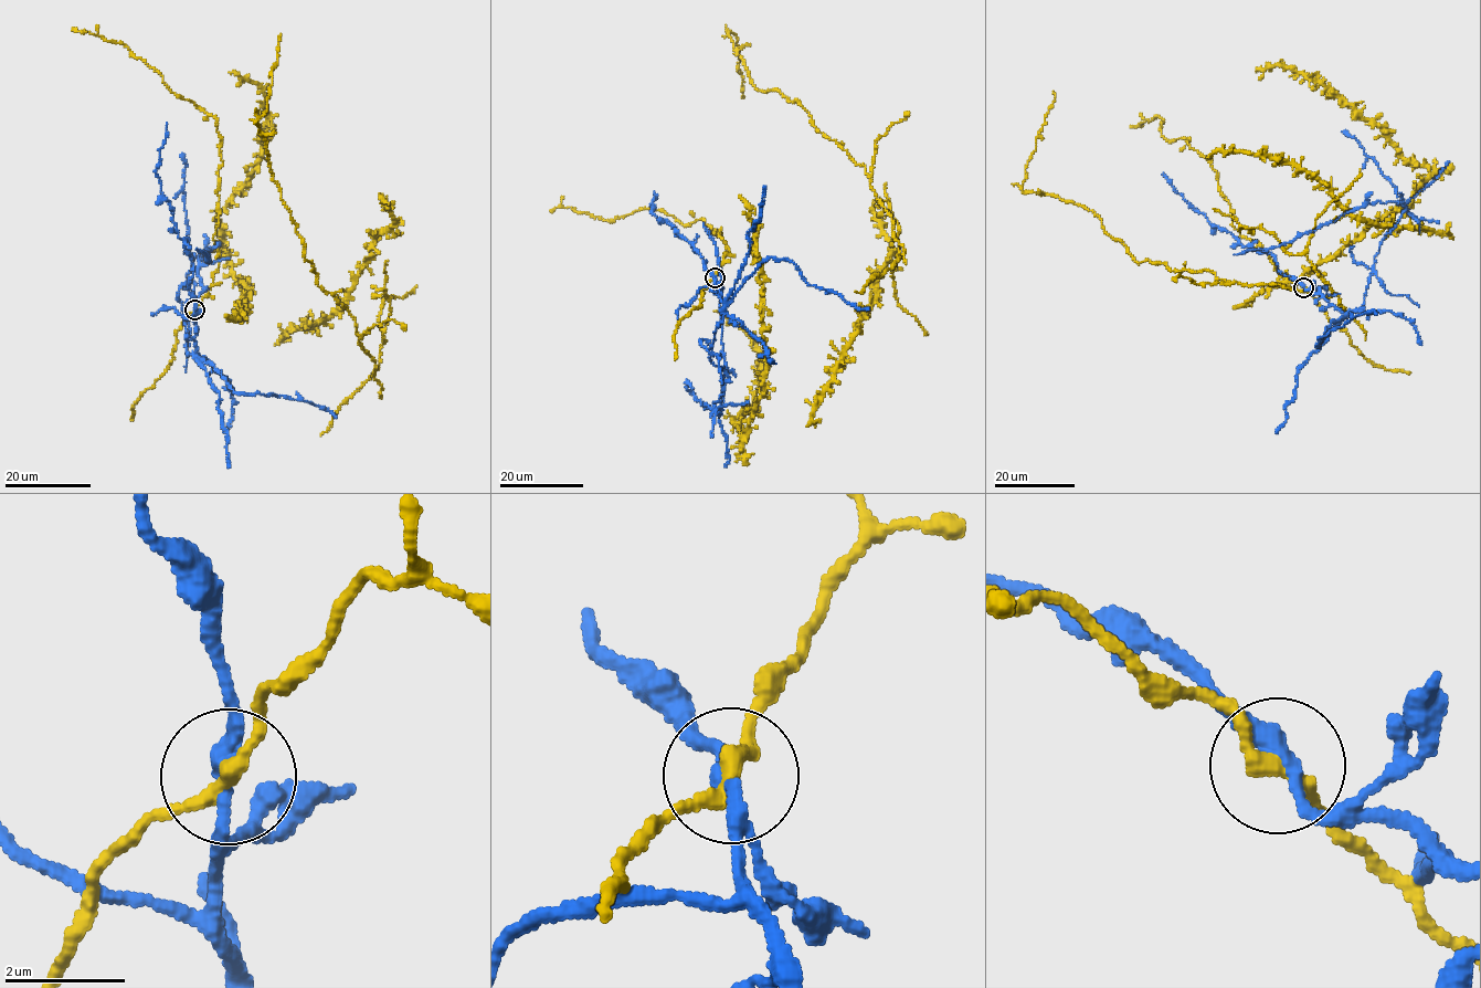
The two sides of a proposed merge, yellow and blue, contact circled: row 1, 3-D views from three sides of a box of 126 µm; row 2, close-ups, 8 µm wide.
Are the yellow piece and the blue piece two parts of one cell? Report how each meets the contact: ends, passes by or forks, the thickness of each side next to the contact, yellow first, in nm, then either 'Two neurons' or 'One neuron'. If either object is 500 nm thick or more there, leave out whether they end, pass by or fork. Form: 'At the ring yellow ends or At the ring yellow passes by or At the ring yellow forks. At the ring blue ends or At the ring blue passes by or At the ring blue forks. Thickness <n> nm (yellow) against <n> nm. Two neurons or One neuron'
At the ring yellow passes by. At the ring blue passes by. Thickness 240 nm (yellow) against 280 nm. Two neurons

